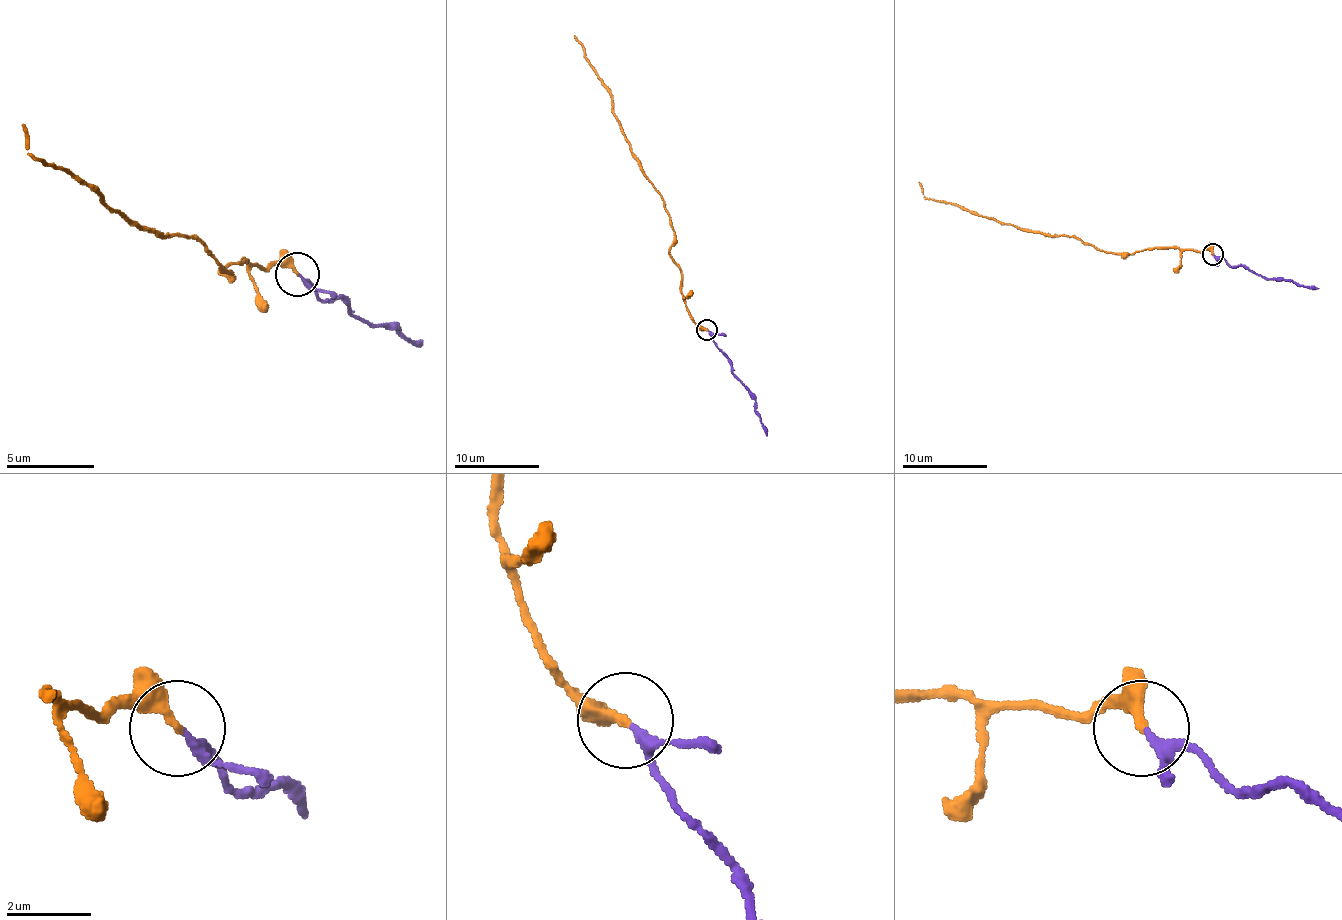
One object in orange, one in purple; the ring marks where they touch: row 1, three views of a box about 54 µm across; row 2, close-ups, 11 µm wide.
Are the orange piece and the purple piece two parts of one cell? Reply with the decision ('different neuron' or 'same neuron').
same neuron

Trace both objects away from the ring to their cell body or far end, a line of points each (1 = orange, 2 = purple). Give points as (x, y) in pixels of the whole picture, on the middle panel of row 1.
1: (707, 330), (690, 315), (682, 294), (682, 271), (669, 251), (671, 217), (614, 113), (609, 92), (573, 35)
2: (707, 330), (728, 360), (733, 374), (754, 400), (754, 408), (767, 436)

